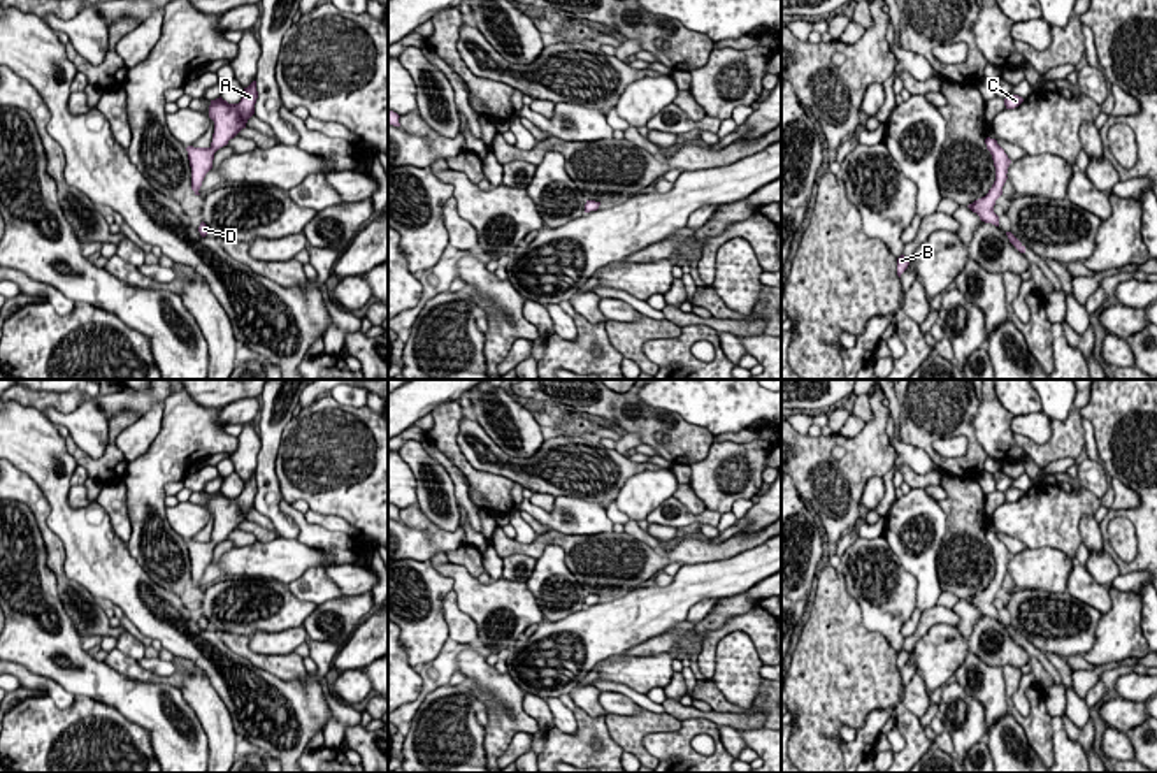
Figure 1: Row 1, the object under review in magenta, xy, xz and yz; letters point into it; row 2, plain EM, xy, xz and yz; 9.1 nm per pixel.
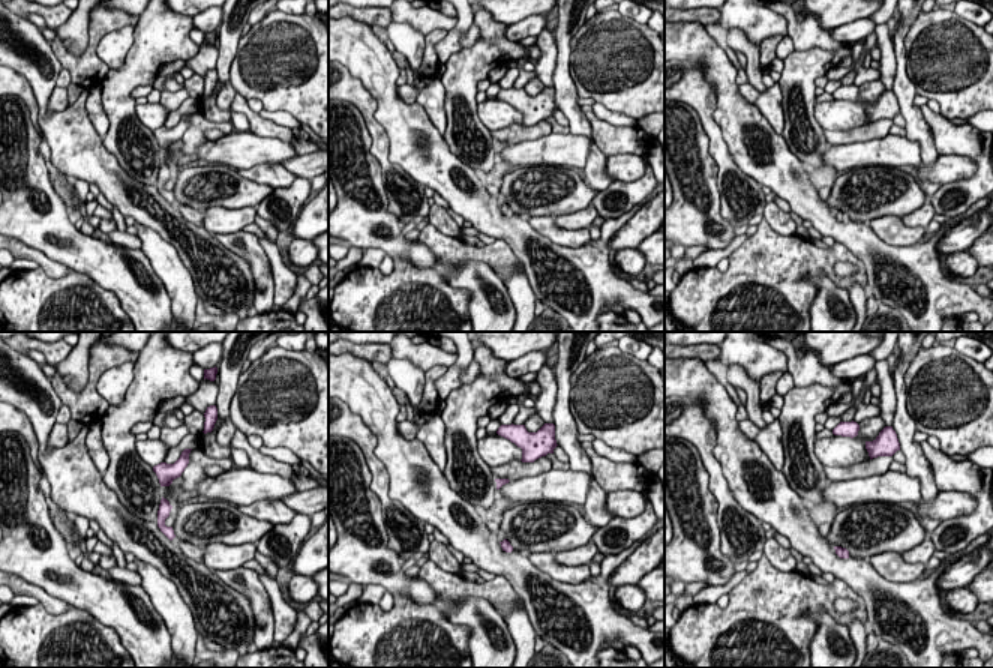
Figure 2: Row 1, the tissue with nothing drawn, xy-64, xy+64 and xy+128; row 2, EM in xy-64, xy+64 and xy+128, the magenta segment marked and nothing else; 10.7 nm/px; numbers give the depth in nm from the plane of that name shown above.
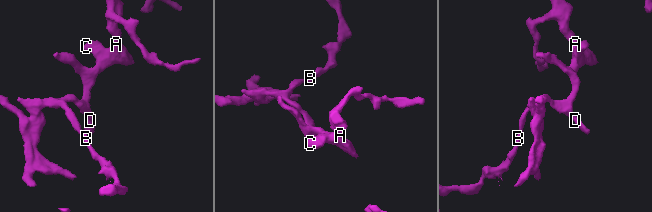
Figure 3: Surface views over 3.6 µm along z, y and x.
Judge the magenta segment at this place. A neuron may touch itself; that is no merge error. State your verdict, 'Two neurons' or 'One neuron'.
Two neurons

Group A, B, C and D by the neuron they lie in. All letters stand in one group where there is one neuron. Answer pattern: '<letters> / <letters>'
A C / B D

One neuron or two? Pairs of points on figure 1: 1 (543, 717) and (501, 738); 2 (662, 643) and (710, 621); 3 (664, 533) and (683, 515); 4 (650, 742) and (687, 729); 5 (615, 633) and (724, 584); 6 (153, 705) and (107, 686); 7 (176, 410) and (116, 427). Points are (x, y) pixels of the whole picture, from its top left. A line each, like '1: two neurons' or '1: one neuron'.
1: two neurons
2: one neuron
3: two neurons
4: one neuron
5: one neuron
6: one neuron
7: two neurons

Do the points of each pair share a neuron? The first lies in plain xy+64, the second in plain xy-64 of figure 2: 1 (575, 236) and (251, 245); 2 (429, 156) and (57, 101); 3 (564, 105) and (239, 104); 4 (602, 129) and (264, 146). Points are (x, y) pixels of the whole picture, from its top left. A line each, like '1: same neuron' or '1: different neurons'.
1: same neuron
2: different neurons
3: different neurons
4: different neurons

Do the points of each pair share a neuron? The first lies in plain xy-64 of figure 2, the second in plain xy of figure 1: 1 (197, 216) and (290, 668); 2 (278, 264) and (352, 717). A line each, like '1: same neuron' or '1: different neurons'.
1: same neuron
2: same neuron

